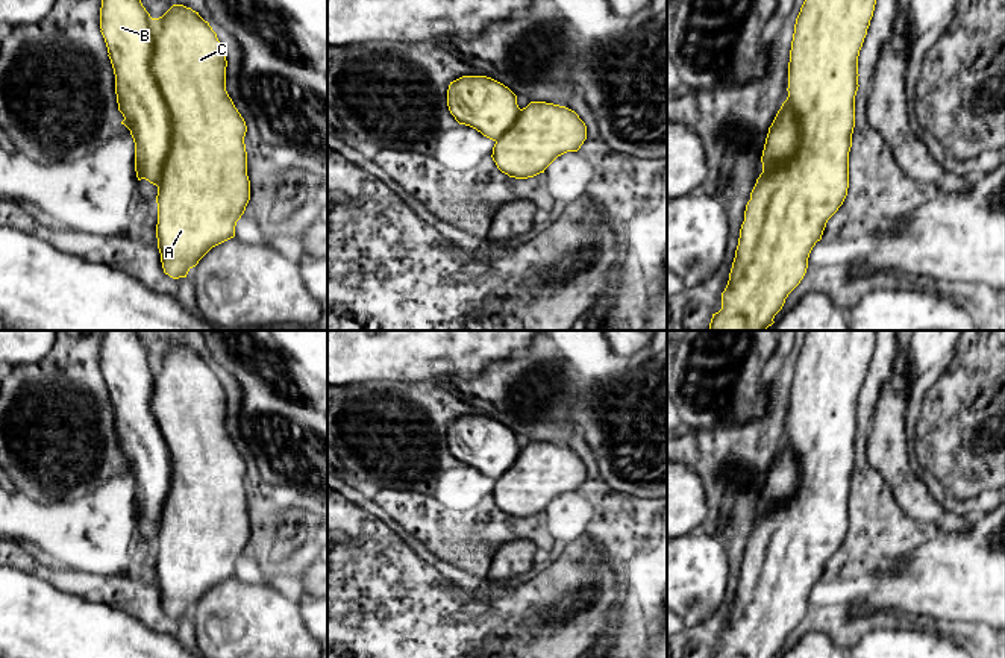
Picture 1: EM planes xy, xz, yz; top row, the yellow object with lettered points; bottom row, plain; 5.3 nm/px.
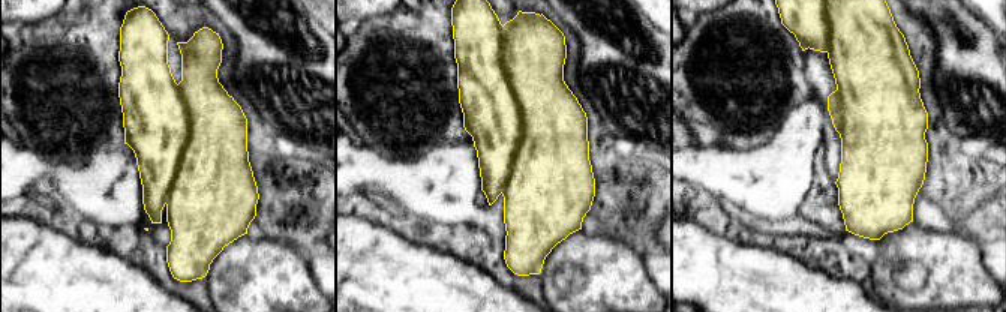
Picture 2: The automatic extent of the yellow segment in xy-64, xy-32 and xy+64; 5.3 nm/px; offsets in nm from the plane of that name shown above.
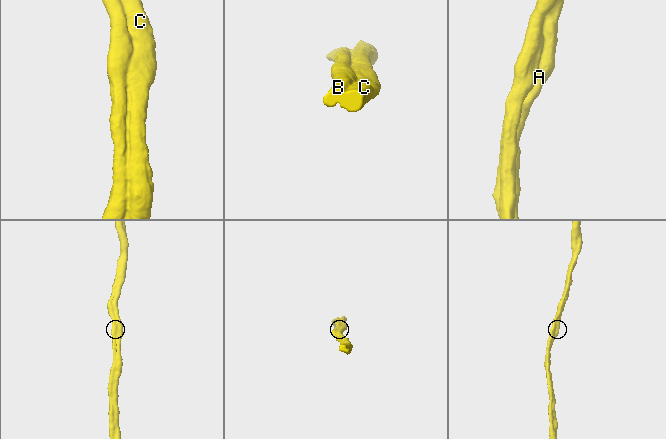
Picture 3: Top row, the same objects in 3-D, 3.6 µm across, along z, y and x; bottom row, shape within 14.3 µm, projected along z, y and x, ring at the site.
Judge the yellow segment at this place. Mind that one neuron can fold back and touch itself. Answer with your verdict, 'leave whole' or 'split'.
leave whole

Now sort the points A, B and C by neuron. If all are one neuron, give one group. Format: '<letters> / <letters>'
A B C

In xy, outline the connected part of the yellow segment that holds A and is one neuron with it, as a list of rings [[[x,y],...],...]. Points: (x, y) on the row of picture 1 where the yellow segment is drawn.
[[[102,0],[100,8],[100,32],[108,47],[108,56],[111,59],[115,74],[115,94],[118,111],[123,114],[124,124],[135,143],[135,171],[138,180],[146,179],[158,186],[158,224],[156,238],[161,253],[161,262],[164,273],[173,279],[186,277],[188,271],[199,264],[199,261],[215,246],[235,237],[236,221],[246,211],[250,200],[250,180],[247,176],[247,152],[244,136],[247,126],[232,99],[226,91],[226,53],[217,33],[212,30],[208,21],[205,21],[199,12],[183,5],[173,5],[162,17],[152,18],[142,6],[141,0]]]

